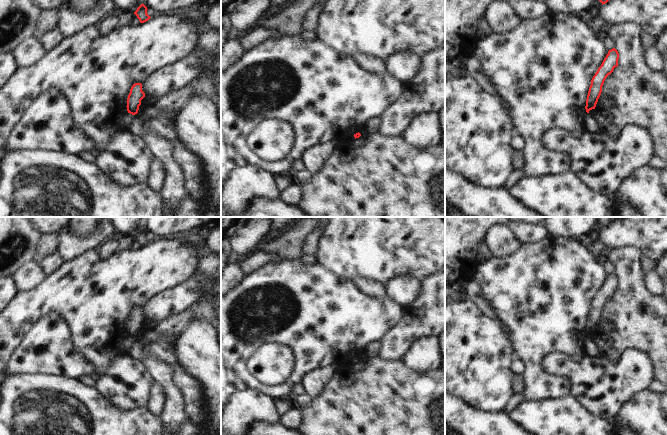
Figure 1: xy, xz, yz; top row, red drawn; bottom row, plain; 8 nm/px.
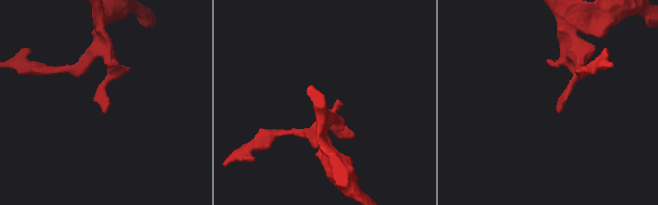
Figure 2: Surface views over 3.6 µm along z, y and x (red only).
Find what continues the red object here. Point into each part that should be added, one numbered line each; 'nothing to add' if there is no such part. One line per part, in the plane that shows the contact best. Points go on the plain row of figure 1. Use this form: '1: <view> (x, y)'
nothing to add.

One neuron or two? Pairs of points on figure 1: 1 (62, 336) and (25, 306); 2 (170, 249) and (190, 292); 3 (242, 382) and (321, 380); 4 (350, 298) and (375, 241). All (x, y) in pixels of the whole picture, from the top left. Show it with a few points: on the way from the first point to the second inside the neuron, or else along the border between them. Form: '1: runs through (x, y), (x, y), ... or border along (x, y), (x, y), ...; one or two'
1: border along (62, 320), (54, 313), (47, 313), (24, 336); two
2: border along (197, 259), (195, 269), (188, 277), (163, 290); two
3: border along (321, 368), (310, 370), (300, 383); two
4: border along (328, 270), (350, 279); two

